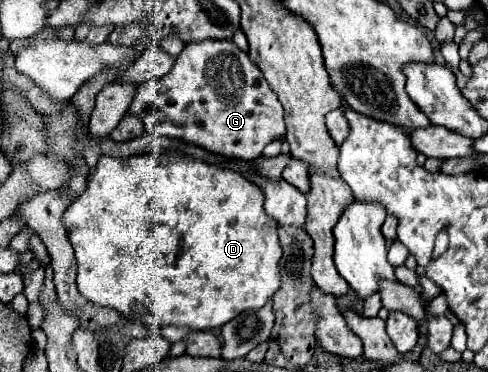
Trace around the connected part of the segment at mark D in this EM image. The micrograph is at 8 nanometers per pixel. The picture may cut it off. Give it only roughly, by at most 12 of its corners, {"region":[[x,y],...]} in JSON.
{"region":[[102,155],[64,213],[78,289],[212,331],[280,289],[260,189]]}

